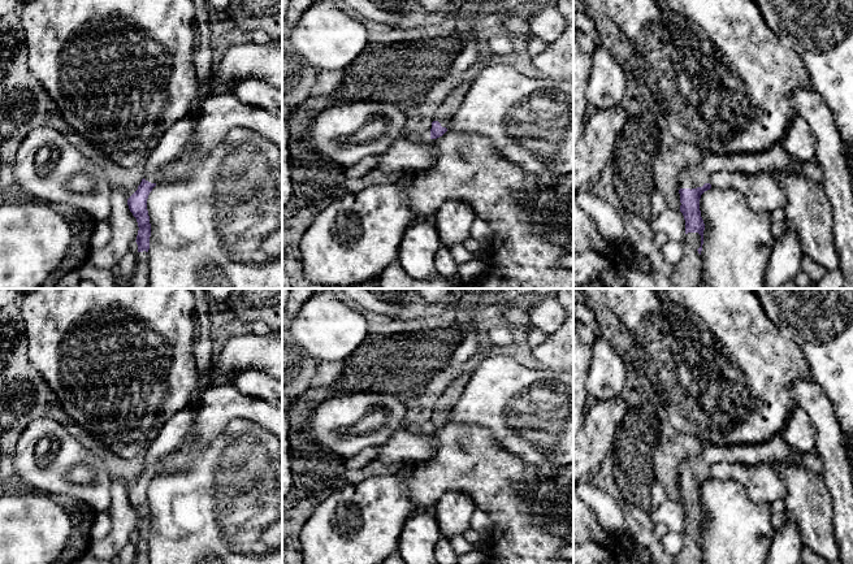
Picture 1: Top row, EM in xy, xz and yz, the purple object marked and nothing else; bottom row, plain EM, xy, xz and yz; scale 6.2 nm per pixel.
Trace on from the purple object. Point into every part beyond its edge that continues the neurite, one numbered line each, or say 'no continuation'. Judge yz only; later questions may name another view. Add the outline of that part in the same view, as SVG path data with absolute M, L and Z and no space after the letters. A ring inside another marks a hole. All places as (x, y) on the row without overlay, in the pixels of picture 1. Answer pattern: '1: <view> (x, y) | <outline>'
1: yz (695, 467) | M689 455L679 468L679 480L697 480L710 474L710 465L702 455Z
2: yz (691, 554) | M688 524L681 538L684 548L675 555L674 564L702 564L702 551L697 542L701 538L701 526L698 524Z

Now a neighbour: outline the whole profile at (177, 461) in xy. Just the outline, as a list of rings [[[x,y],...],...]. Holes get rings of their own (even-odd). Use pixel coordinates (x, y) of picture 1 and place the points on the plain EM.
[[[190,446],[178,448],[176,452],[164,456],[156,476],[185,472],[189,468]]]

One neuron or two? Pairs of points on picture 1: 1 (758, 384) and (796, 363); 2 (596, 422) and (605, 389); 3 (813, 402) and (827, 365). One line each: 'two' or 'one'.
1: one
2: two
3: two

